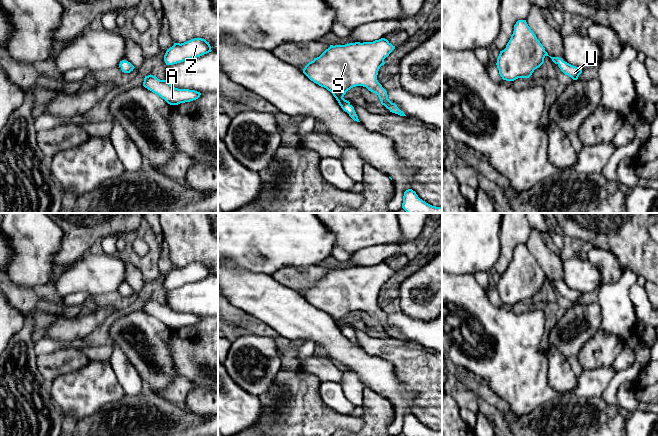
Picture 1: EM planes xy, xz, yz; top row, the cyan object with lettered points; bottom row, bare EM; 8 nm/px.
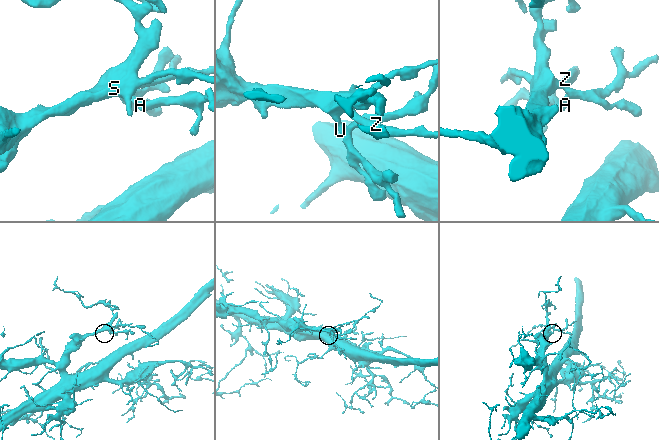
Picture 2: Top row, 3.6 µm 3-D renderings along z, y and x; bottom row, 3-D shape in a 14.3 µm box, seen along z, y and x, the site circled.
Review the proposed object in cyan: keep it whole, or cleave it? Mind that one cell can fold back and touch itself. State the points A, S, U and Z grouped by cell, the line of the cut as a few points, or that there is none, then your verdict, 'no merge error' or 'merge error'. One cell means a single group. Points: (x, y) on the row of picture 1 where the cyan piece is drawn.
A S U Z | no cut | no merge error

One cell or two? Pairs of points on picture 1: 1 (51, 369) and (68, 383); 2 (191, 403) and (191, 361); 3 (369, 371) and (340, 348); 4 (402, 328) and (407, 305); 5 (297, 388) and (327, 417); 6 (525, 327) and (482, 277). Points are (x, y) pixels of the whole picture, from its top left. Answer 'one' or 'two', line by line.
1: two
2: two
3: one
4: two
5: one
6: two

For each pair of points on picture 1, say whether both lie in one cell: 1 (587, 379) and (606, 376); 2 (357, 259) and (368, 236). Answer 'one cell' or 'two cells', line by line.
1: one cell
2: two cells

